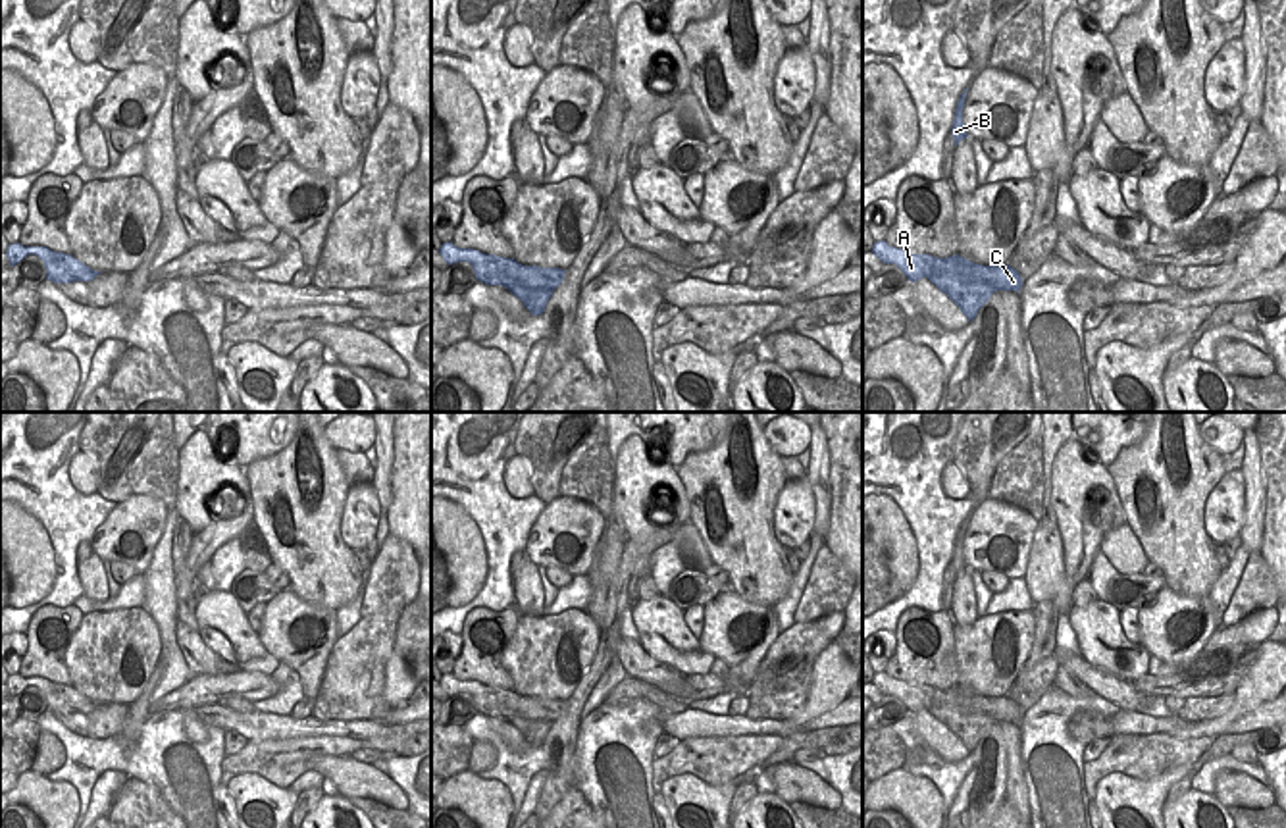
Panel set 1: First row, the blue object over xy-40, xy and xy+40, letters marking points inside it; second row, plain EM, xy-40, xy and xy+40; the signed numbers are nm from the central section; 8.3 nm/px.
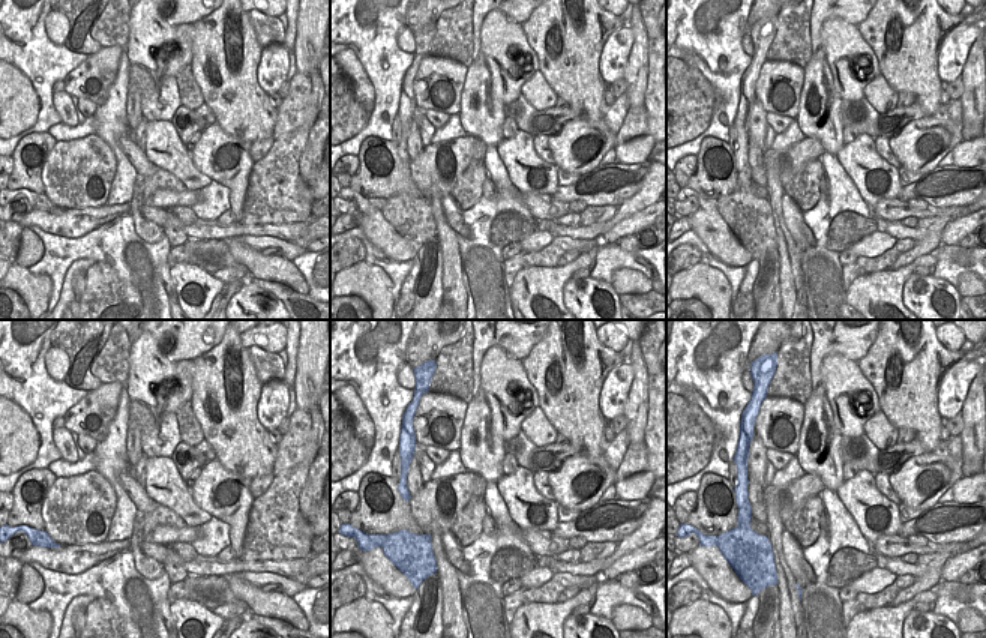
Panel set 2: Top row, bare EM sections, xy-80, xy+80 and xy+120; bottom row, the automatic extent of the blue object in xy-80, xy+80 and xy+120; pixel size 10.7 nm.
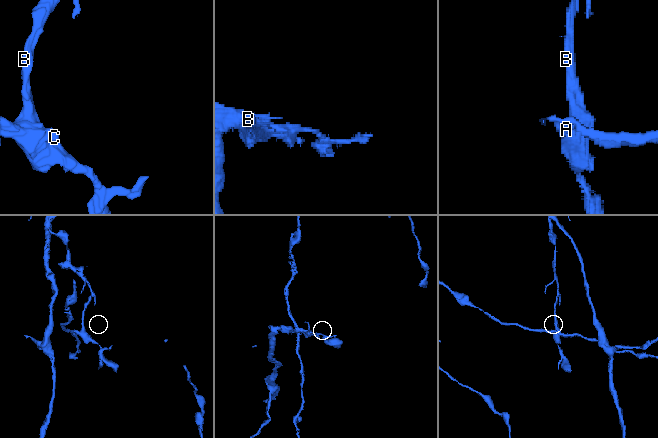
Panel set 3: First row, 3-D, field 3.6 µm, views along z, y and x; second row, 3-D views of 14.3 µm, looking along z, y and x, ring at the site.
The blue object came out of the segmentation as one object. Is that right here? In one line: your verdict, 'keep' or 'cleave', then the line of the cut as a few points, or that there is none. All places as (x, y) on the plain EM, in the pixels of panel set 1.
cleave; cut in xy+40 along (969, 701), (980, 711), (998, 713)

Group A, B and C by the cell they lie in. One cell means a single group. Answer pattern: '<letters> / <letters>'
A / B C

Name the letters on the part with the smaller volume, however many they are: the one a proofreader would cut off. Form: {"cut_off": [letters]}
{"cut_off": ["A"]}

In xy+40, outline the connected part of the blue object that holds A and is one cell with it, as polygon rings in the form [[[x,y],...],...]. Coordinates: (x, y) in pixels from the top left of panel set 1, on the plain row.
[[[886,672],[874,674],[872,686],[884,695],[895,695],[913,714],[922,709],[932,709],[932,701],[938,693],[936,687],[909,686],[907,682],[889,678]]]

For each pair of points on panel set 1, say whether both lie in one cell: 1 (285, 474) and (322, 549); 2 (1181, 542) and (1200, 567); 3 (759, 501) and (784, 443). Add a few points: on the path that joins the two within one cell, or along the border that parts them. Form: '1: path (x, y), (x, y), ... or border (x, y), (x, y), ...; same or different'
1: path (297, 493), (297, 515), (303, 530); same
2: path (1181, 547), (1194, 561); same
3: border (765, 438), (780, 457); different

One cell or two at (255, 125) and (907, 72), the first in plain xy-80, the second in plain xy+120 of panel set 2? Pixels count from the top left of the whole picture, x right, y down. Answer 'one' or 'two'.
one

